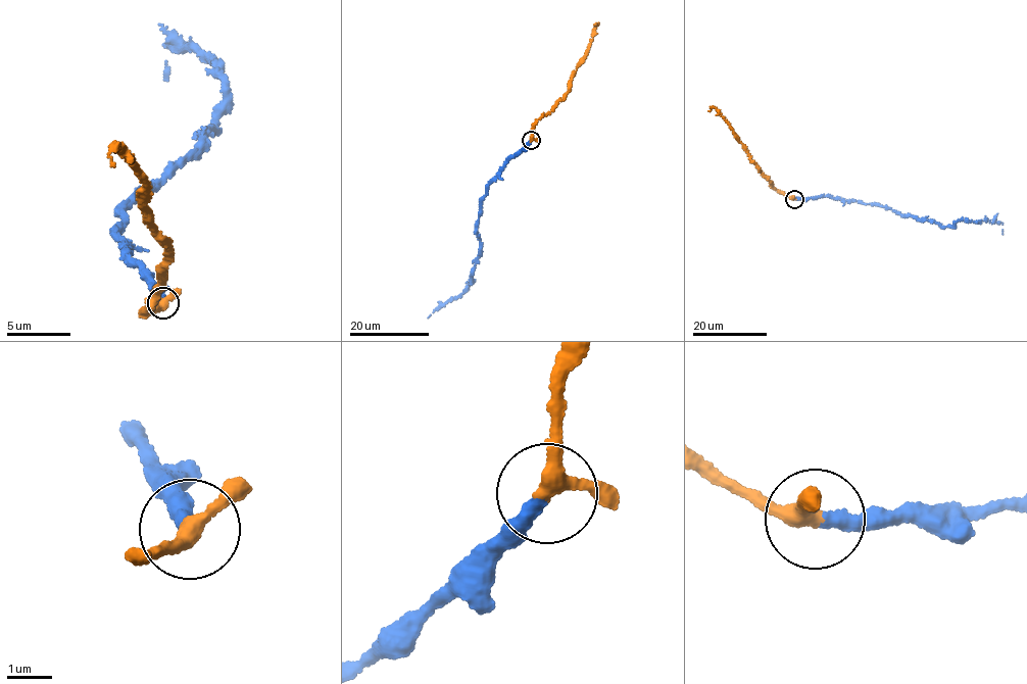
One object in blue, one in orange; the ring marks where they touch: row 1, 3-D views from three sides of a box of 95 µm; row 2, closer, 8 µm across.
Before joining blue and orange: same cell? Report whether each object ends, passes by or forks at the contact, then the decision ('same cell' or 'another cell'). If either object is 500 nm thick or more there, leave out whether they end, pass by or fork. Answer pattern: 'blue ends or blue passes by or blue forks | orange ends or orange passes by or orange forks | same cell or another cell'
blue ends | orange passes by | same cell

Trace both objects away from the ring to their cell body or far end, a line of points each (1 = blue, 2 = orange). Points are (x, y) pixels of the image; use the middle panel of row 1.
1: (531, 140), (507, 159), (482, 199), (482, 213), (477, 226), (480, 256), (471, 272), (474, 282), (429, 316)
2: (531, 140), (533, 126), (566, 96), (577, 67), (587, 54), (595, 25)

